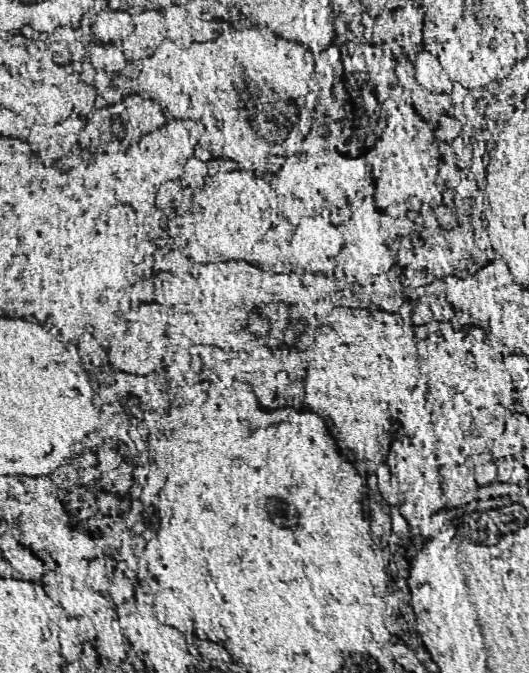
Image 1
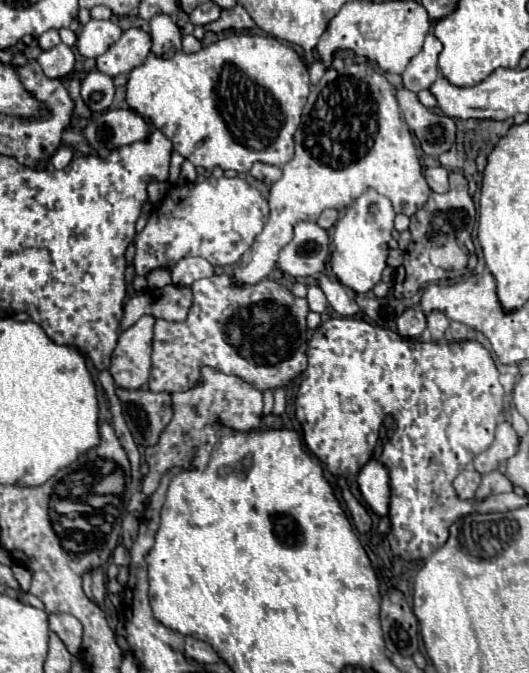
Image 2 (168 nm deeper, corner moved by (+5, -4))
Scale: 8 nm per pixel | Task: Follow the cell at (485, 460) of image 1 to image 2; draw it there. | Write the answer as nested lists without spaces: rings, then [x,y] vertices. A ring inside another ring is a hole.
[[[465,469],[455,477],[453,487],[455,487],[455,493],[459,499],[473,499],[479,483],[481,483],[481,475],[477,475],[477,471],[473,471],[473,469]]]

